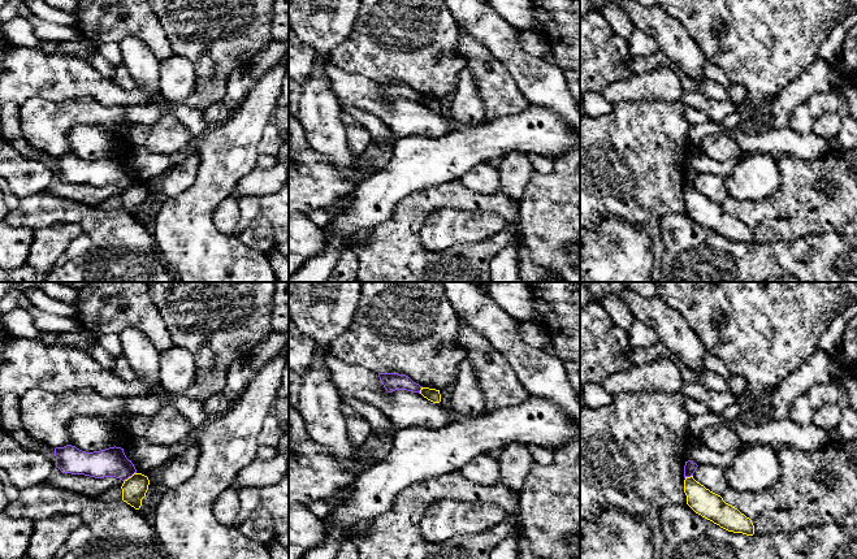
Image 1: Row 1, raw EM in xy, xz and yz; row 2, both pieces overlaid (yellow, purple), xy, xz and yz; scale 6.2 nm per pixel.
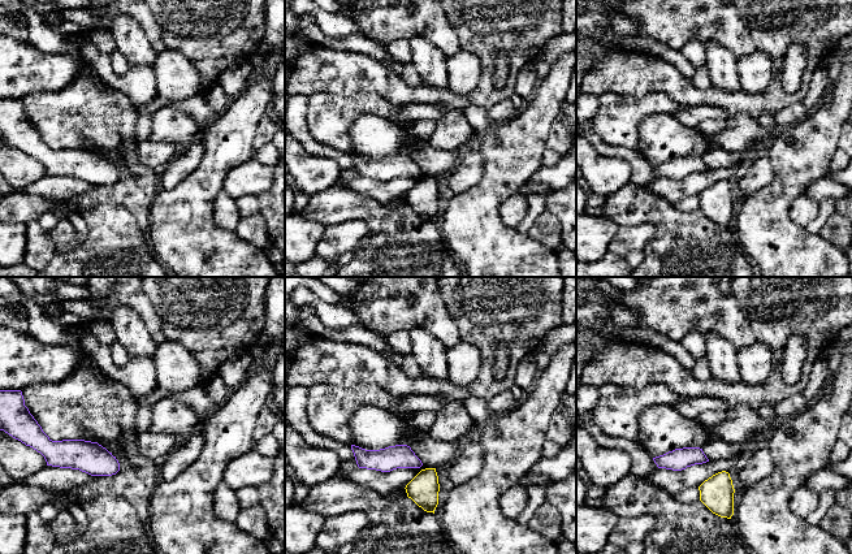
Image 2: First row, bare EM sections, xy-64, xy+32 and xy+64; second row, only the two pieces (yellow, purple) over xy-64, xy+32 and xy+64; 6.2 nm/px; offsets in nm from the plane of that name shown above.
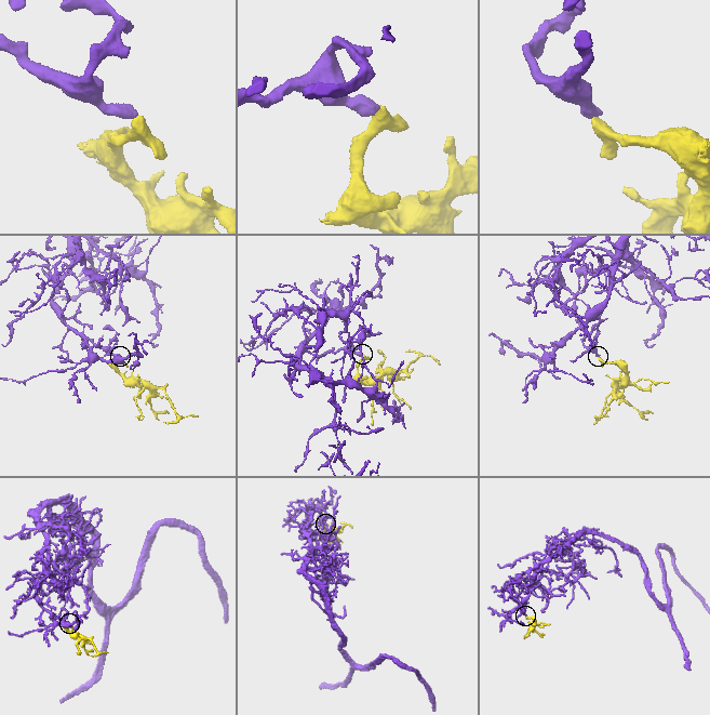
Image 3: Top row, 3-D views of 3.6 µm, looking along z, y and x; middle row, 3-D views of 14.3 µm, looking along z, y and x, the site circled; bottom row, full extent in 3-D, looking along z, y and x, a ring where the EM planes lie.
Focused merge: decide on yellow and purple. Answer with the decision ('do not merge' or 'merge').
do not merge

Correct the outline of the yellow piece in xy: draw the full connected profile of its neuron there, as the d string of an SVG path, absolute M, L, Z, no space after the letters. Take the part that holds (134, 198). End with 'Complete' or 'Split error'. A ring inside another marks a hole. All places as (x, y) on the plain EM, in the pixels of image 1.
M134 182L131 186L124 190L122 209L139 218L142 214L142 208L146 205L148 199L150 188L142 182Z. Complete

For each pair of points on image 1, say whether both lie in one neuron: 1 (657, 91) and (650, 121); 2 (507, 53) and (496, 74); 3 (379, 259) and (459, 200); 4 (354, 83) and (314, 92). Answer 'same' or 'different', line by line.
1: different
2: different
3: same
4: different

